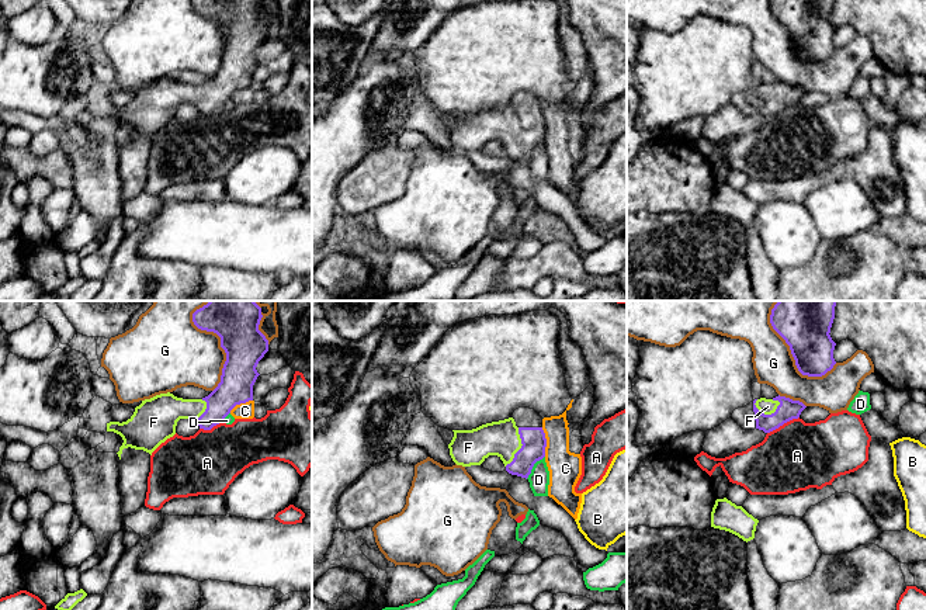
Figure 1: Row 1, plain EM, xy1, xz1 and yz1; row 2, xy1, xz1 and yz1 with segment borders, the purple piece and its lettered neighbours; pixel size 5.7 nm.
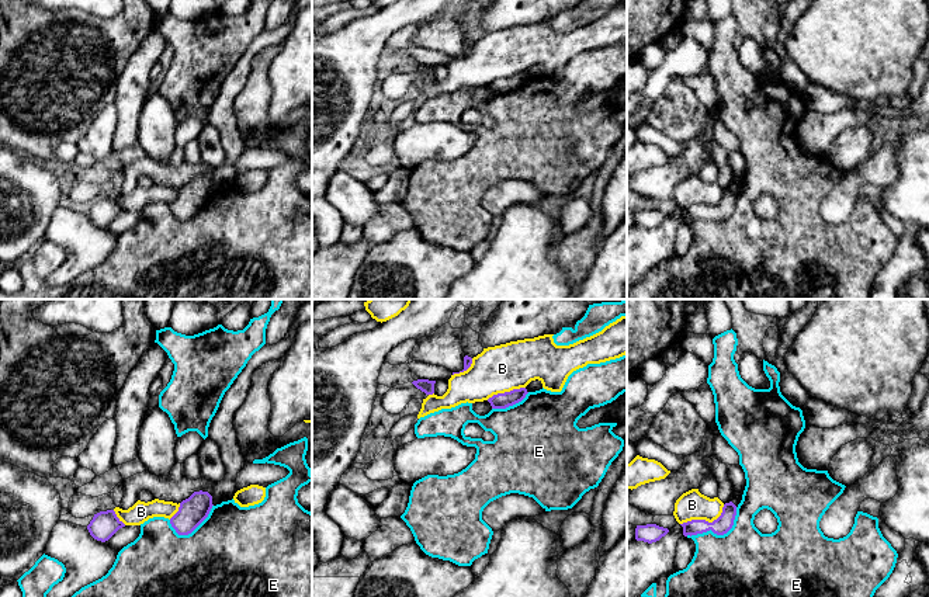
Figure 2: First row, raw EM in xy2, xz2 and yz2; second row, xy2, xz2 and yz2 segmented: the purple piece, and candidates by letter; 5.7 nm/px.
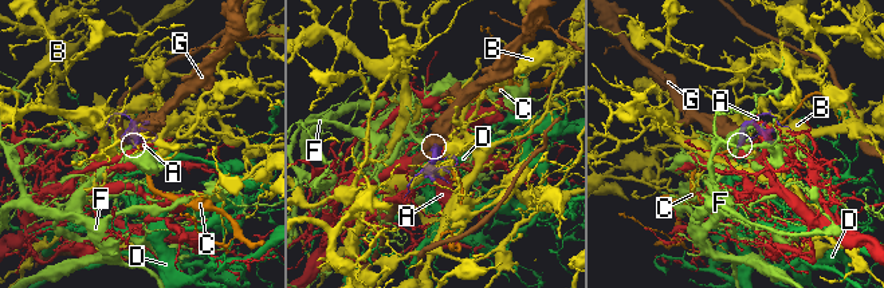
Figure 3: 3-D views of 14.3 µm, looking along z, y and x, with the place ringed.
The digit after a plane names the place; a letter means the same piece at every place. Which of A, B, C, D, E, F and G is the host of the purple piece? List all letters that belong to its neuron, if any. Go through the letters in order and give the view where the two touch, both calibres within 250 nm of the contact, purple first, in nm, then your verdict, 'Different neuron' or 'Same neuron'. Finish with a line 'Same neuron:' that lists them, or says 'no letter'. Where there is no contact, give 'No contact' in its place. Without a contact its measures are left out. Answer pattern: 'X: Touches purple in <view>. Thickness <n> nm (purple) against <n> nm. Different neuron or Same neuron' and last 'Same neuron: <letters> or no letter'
A: Touches purple in yz1. Thickness 120 nm (purple) against 400 nm. Different neuron
B: Touches purple in yz2. Thickness 100 nm (purple) against 160 nm. Different neuron
C: Touches purple in xz1. Thickness 140 nm (purple) against 190 nm. Different neuron
D: Touches purple in xz1. Thickness 140 nm (purple) against 120 nm. Different neuron
E: Touches purple in yz2. Thickness 100 nm (purple) against 400 nm. Different neuron
F: Touches purple in yz1. Thickness 120 nm (purple) against 90 nm. Same neuron
G: Touches purple in yz1. Thickness 340 nm (purple) against 240 nm. Different neuron
Same neuron: F

